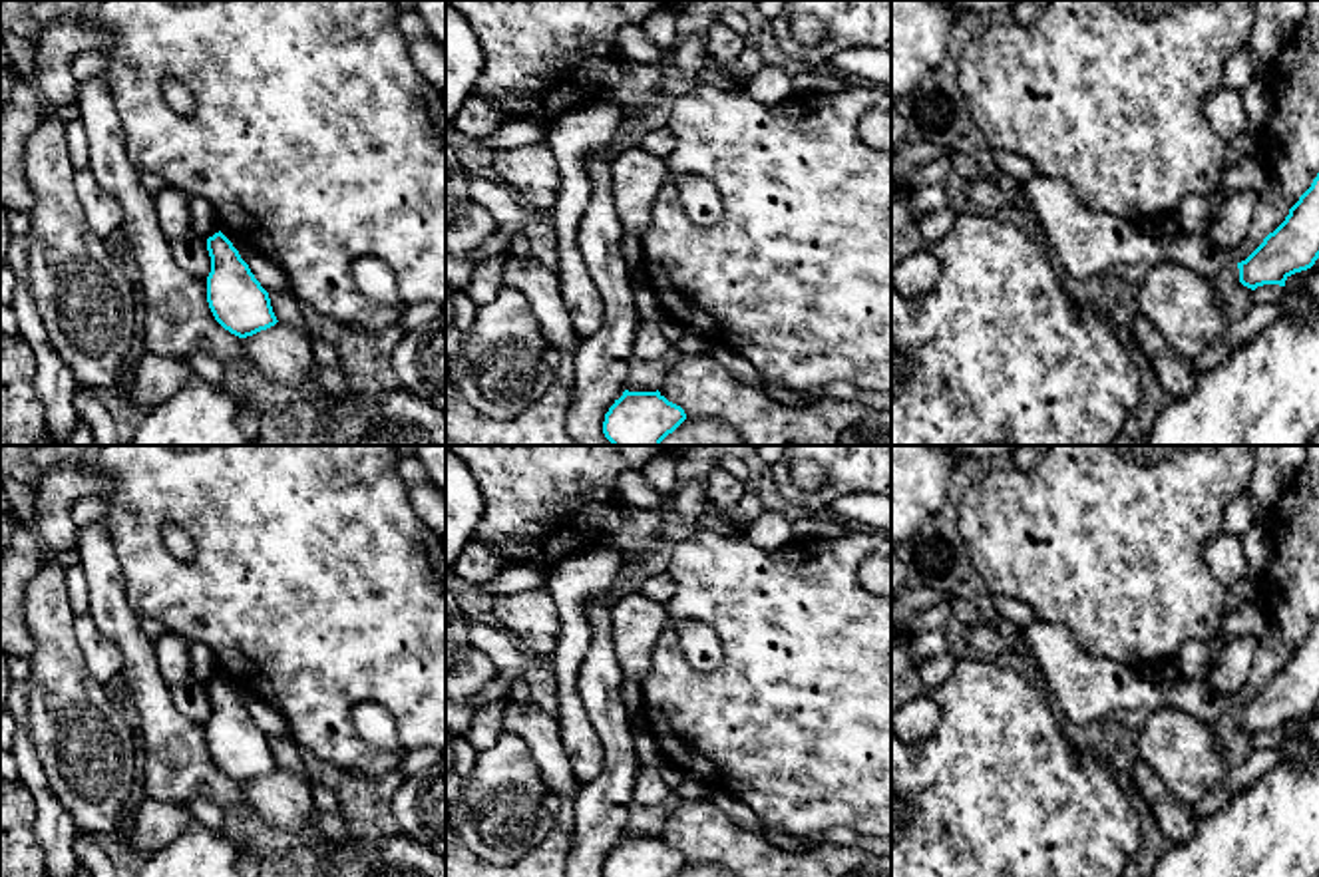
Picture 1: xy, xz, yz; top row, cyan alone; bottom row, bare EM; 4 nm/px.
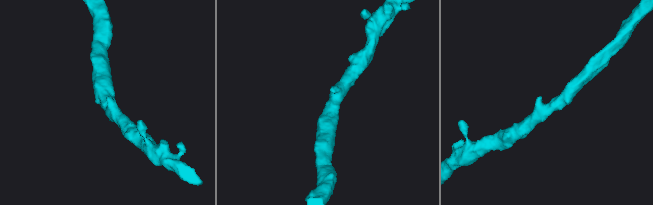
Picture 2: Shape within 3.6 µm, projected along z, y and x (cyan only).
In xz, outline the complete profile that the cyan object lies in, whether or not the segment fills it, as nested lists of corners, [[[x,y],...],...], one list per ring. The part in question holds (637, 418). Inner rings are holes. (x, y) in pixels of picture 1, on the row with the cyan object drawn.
[[[629,392],[609,408],[603,434],[613,445],[660,445],[686,414],[657,392]]]

